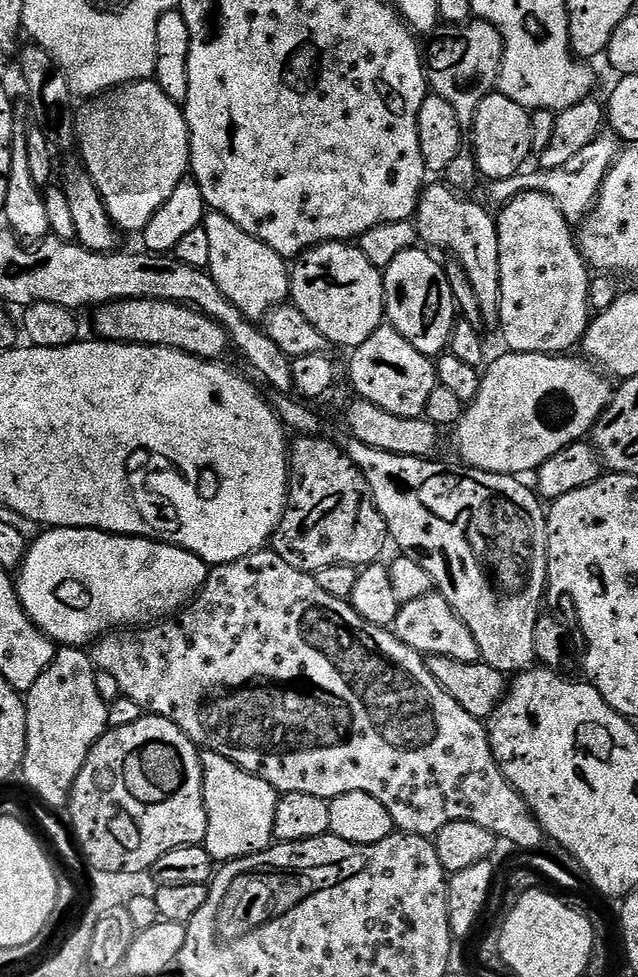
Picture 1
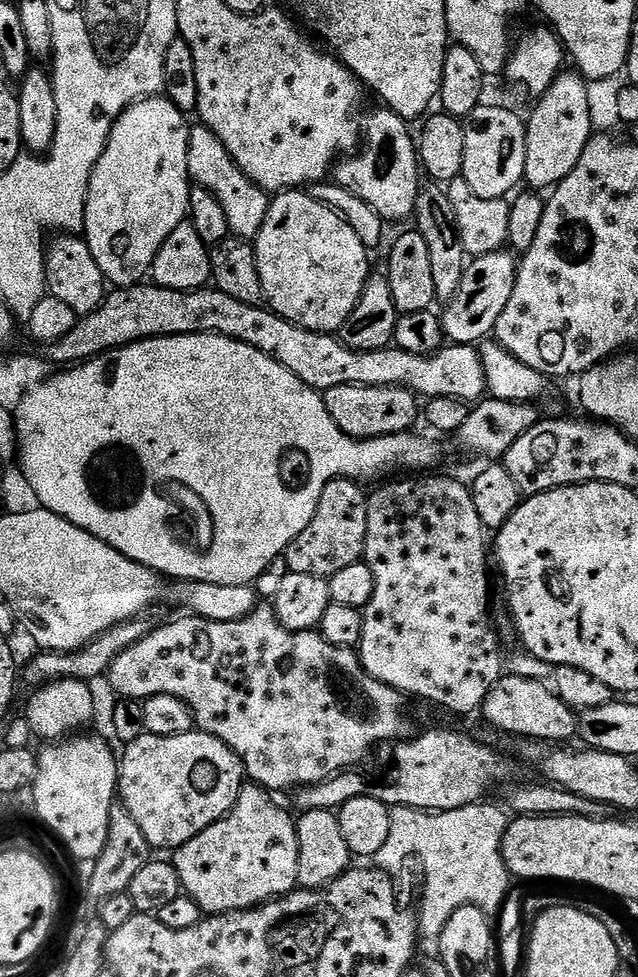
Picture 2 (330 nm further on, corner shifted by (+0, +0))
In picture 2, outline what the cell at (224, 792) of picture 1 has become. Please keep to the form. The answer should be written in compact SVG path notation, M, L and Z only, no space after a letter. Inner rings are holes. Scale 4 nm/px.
M251 782L245 783L244 788L238 794L236 804L221 820L215 820L202 834L198 834L190 842L186 842L181 848L175 849L174 863L178 870L181 889L190 898L198 902L200 909L205 914L221 916L224 912L245 912L248 908L257 908L260 904L267 904L270 900L275 900L277 896L287 896L289 892L295 892L298 888L298 834L296 833L296 820L284 808L279 808L275 804L273 793L266 788L261 788L259 784Z

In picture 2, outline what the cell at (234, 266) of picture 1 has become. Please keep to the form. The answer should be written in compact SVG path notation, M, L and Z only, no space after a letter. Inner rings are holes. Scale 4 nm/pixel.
M193 127L189 134L188 176L191 183L204 188L218 202L222 202L222 210L226 210L226 222L229 233L244 242L255 241L258 230L262 230L262 222L266 222L266 214L270 203L269 193L256 185L247 174L236 165L234 158L226 146L206 127Z

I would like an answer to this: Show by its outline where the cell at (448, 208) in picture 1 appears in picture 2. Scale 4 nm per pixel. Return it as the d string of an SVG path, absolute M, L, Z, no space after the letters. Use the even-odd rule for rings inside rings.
M383 111L374 113L372 121L366 124L366 147L363 151L341 159L335 165L334 176L343 188L355 192L362 202L374 206L376 213L385 221L392 222L392 219L404 220L407 216L409 219L415 213L416 199L422 187L422 165L414 132L408 129L411 128L409 121L403 120L397 112Z

